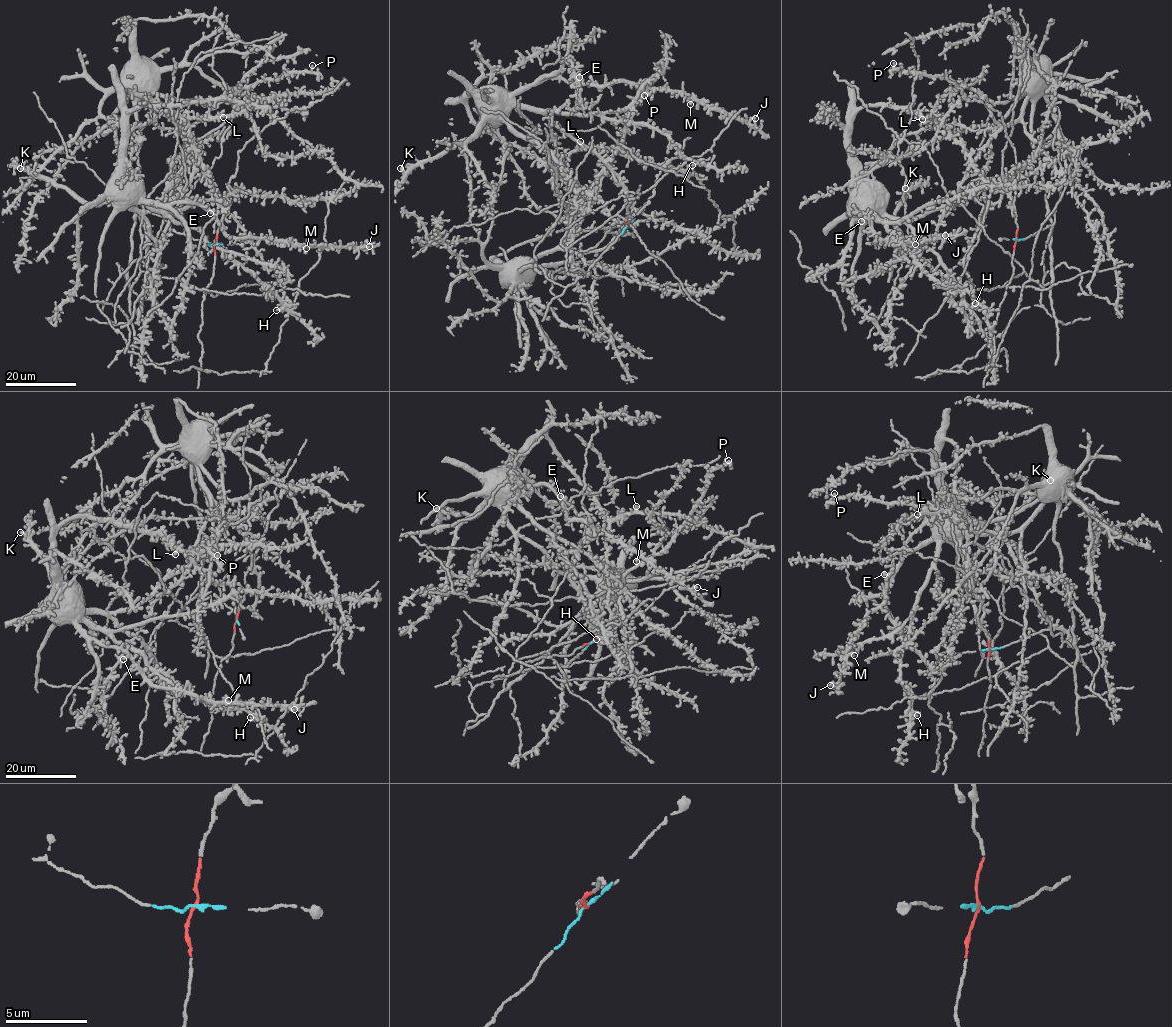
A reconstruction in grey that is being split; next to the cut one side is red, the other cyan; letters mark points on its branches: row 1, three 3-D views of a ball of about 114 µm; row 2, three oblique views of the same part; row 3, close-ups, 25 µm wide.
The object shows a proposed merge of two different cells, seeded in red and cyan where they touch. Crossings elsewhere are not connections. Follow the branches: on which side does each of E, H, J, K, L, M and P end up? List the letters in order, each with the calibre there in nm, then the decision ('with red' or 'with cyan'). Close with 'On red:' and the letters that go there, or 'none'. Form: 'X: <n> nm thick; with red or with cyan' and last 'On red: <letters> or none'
E: 320 nm thick; with red
H: 200 nm thick; with red
J: 280 nm thick; with red
K: 460 nm thick; with red
L: 420 nm thick; with red
M: 320 nm thick; with red
P: 360 nm thick; with cyan
On red: E, H, J, K, L, M

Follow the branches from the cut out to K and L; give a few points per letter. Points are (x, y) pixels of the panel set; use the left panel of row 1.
K: (216, 244), (225, 215), (190, 127), (149, 100), (125, 92), (112, 193), (97, 202), (79, 200), (20, 168)
L: (216, 244), (220, 222), (225, 215), (189, 136), (189, 122), (192, 118), (223, 117)

